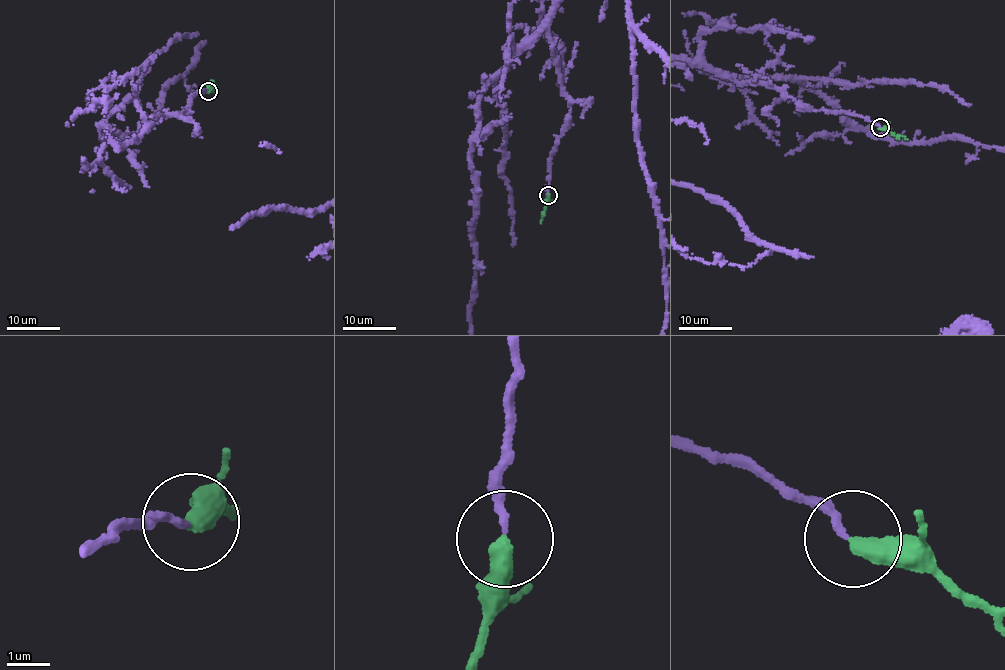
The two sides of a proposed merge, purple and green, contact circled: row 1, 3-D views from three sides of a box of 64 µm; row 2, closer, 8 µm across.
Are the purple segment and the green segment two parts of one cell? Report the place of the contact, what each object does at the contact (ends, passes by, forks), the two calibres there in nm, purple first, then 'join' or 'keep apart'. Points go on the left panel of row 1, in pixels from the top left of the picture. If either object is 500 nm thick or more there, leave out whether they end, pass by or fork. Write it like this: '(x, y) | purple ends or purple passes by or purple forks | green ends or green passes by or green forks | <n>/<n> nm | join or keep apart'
(208, 91) | purple ends | green ends | 160/440 nm | join

